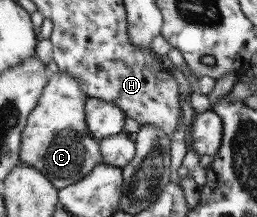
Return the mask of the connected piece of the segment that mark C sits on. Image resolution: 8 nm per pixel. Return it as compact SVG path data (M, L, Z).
M56 72L49 77L39 105L28 117L23 131L20 161L36 166L59 189L83 180L94 168L103 164L104 154L100 142L92 136L86 117L88 95L82 90L80 80L68 72Z

